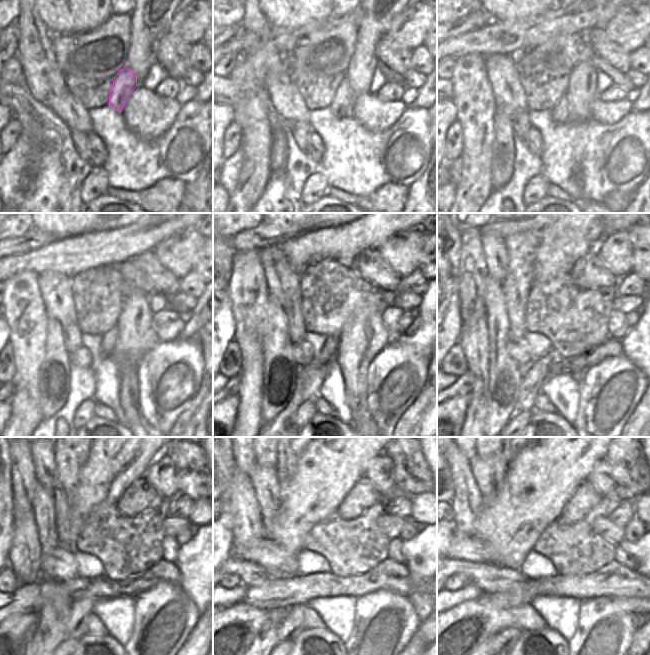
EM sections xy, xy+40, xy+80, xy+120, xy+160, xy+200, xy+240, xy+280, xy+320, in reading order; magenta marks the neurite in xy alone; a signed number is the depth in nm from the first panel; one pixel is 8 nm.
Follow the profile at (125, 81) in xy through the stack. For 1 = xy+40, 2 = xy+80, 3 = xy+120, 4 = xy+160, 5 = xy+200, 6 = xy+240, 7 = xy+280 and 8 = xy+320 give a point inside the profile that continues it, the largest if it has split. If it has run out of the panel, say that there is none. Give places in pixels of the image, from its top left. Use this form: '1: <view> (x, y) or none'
1: xy+40 (345, 95)
2: xy+80 (559, 113)
3: xy+120 (109, 341)
4: xy+160 (314, 374)
5: xy+200 (545, 367)
6: xy+240 (76, 628)
7: xy+280 (292, 625)
8: xy+320 (504, 639)

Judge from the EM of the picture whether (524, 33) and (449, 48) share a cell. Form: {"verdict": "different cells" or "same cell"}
{"verdict": "same cell"}

